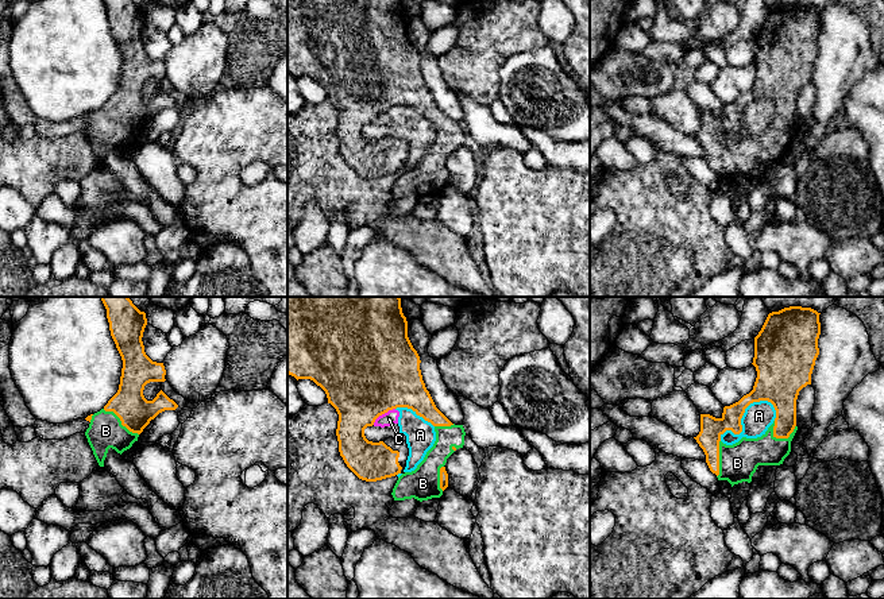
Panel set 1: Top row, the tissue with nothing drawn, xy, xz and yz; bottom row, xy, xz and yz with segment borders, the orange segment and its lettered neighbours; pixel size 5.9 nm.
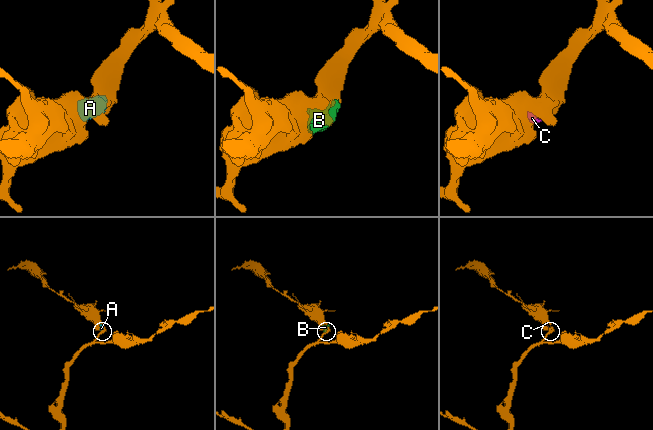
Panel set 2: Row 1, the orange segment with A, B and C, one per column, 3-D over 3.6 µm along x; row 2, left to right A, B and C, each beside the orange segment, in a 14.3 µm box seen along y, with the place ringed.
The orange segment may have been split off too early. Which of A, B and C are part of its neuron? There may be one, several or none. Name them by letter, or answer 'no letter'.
B

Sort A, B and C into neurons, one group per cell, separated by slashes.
A C / B

